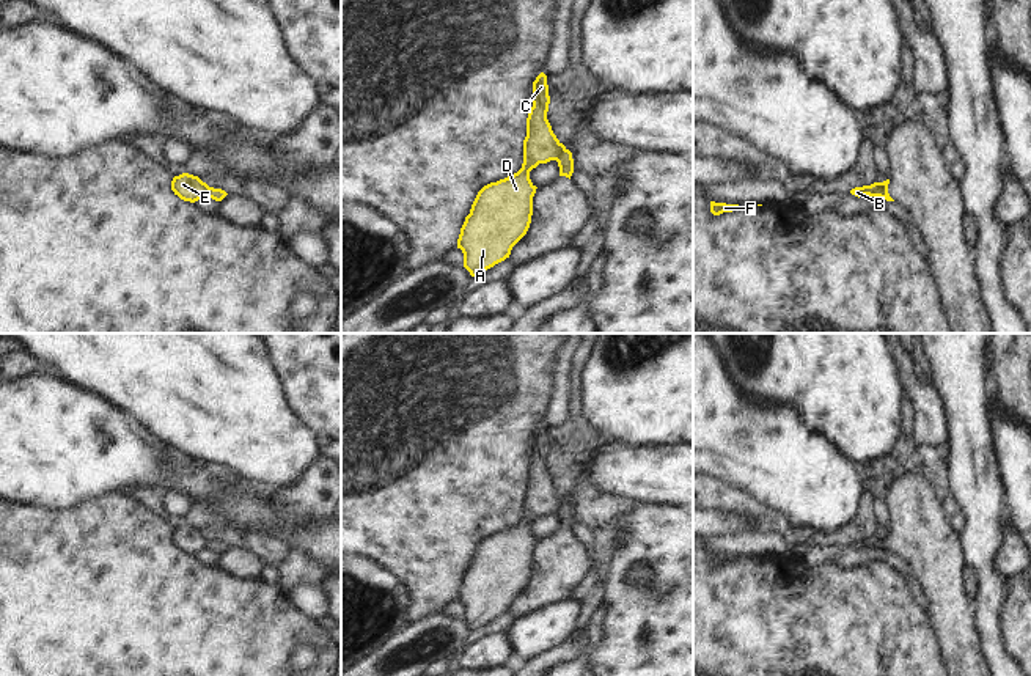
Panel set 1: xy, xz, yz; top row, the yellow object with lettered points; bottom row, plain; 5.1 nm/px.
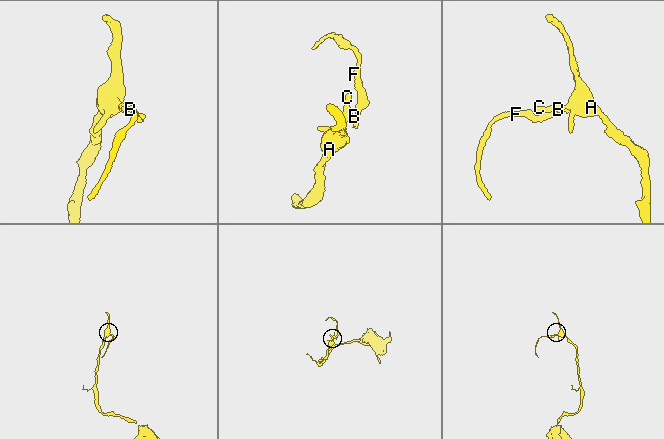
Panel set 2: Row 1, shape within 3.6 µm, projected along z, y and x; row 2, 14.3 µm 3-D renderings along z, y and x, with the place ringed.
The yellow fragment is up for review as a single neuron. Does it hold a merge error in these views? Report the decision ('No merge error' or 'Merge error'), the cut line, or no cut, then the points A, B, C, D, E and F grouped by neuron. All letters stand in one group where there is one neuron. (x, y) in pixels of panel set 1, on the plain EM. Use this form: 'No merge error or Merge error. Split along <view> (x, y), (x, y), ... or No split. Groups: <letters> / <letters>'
Merge error. Split along xz (561, 495), (560, 506), (555, 511). Groups: A C D E / B F

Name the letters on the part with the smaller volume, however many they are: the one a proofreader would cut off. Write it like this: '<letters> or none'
B, F

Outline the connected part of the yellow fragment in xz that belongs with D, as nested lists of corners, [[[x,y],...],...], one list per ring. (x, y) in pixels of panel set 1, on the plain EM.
[[[544,424],[533,434],[531,454],[522,520],[484,538],[460,580],[457,601],[462,602],[464,619],[471,629],[509,610],[512,599],[527,586],[538,541],[530,531],[530,524],[560,508],[561,495],[547,472],[550,448]]]

